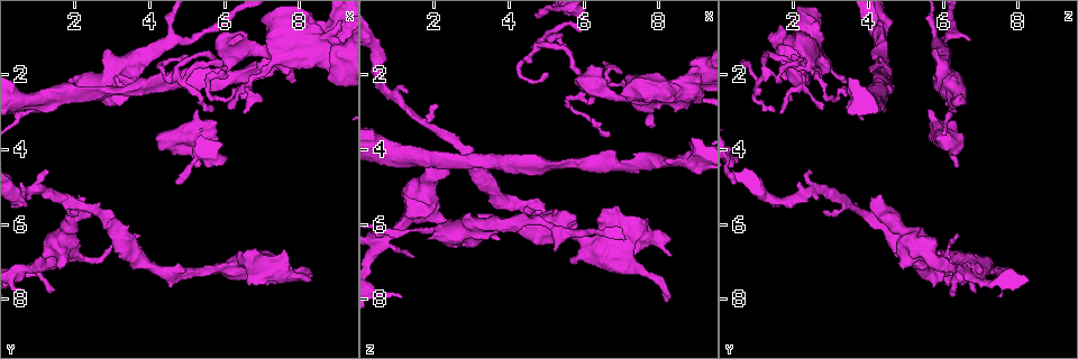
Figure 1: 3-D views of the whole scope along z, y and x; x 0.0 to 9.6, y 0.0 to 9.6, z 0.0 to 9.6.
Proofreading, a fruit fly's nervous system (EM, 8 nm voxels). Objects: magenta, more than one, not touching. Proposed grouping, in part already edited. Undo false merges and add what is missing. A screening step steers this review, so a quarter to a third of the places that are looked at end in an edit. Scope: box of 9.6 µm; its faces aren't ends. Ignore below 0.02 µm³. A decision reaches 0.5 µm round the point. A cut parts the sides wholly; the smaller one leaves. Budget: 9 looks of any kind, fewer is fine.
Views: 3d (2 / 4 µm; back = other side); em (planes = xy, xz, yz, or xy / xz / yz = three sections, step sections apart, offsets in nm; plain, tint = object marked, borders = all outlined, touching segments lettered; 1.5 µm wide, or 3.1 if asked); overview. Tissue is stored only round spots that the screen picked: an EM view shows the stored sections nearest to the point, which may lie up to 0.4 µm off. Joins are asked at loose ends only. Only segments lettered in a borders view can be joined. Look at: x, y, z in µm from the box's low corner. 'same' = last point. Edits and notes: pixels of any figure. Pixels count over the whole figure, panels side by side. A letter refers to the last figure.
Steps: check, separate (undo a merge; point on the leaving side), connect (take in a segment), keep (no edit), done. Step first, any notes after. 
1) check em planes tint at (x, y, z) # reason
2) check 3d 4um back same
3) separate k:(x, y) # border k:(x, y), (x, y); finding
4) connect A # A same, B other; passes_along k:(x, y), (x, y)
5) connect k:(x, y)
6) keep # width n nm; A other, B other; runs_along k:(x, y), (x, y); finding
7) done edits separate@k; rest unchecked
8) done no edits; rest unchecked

check 3d 4um at (5.75, 3.35, 5.75) # branch stops here

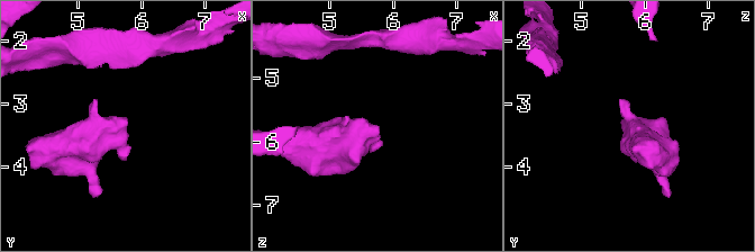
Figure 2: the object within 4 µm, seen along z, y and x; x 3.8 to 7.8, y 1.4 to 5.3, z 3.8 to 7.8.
check em xz step 8 borders at (5.80, 3.30, 5.75)

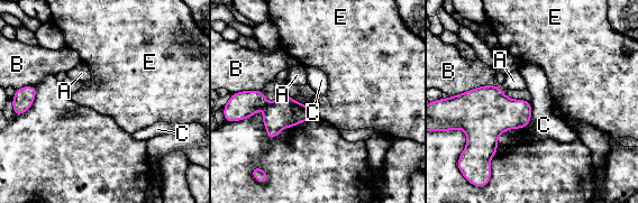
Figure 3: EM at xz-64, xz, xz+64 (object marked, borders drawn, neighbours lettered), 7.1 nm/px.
keep # A other, B other, C other, E other; border 3:(530, 101), (530, 121), (522, 129); none of them fits

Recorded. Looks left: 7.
check em planes borders at (1.30, 4.60, 2.60) # tapers out

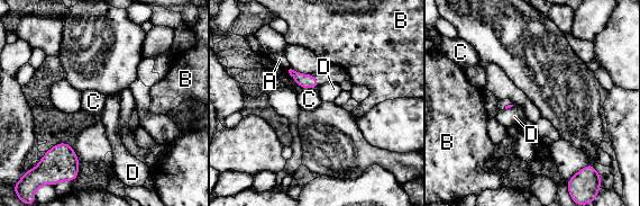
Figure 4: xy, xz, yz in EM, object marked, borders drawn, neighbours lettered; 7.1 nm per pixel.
keep # A other, B other, C other, D other; border 4:(301, 87), (317, 88); no lettered segment goes on from it

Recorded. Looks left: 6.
check em planes tint at (1.40, 2.95, 4.50) # an open end

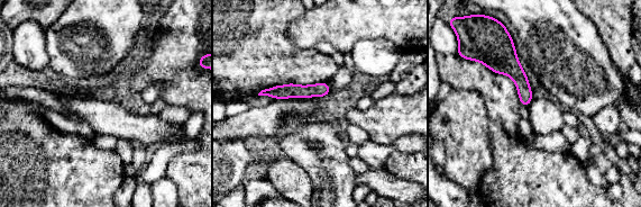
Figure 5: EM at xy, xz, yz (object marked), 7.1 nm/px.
check em planes borders same # what lies round it

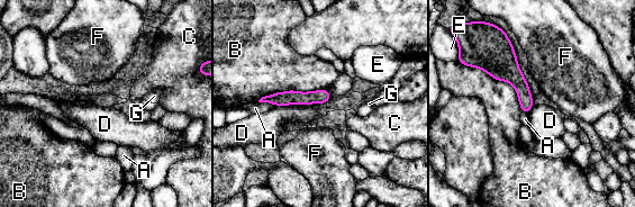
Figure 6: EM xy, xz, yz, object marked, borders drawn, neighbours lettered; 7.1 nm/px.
keep # A other, B other, C other, D other, E other, F other, G other; runs_along 6:(327, 96), (264, 99); none of them fits

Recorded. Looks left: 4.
check em xz step 4 borders at (2.05, 2.35, 6.20) # sudden change in width

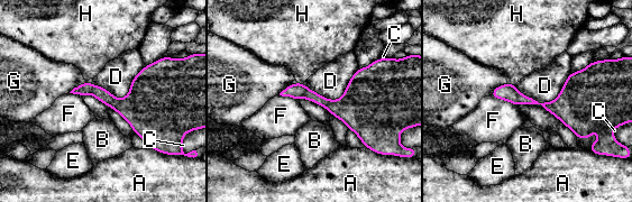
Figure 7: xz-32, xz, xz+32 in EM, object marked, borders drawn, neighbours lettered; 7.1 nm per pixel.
keep # A other, B other, C other, D other, E other, F other, G other, H other; border 7:(570, 73), (551, 101), (514, 85); one cell here

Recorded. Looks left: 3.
done no edits; rest unchecked

